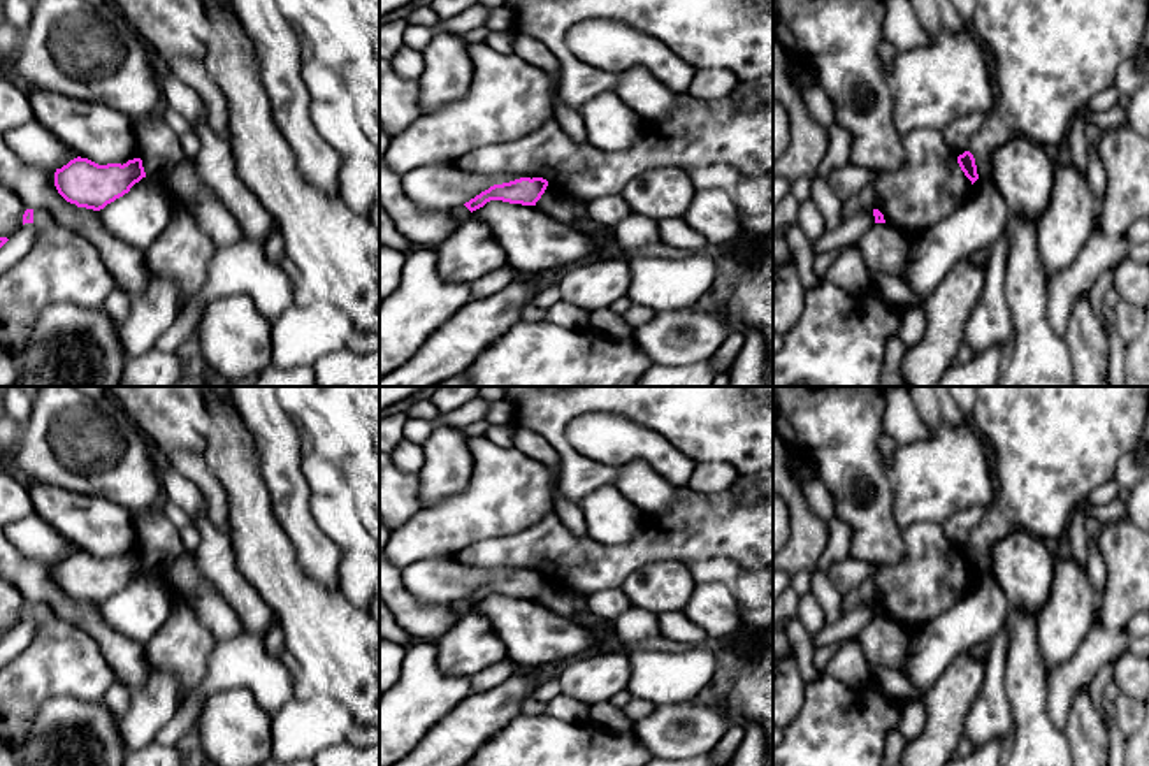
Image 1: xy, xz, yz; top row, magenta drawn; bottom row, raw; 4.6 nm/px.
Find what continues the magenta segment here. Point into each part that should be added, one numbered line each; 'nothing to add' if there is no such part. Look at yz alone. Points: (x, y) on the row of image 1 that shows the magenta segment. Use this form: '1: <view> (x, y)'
nothing to add

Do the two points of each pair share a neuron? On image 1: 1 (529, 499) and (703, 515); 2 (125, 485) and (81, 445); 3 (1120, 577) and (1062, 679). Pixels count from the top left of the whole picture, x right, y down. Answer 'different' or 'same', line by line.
1: different
2: same
3: same

